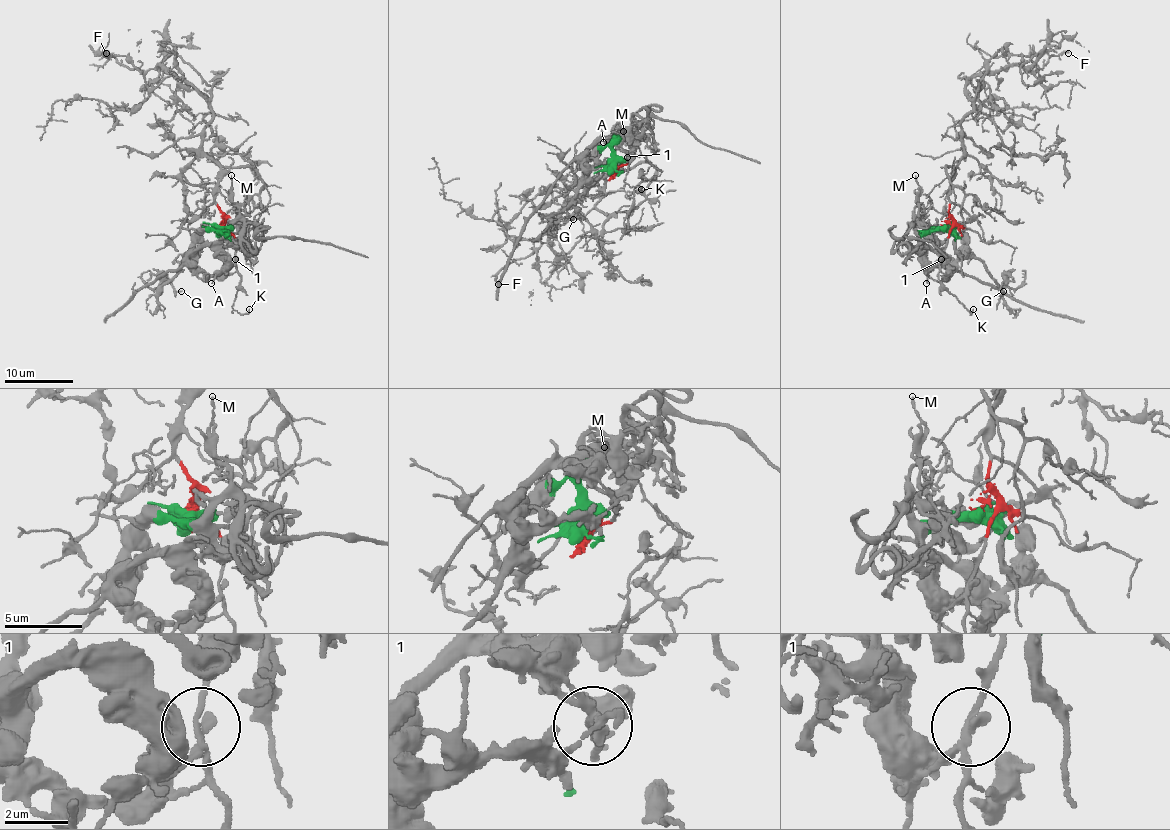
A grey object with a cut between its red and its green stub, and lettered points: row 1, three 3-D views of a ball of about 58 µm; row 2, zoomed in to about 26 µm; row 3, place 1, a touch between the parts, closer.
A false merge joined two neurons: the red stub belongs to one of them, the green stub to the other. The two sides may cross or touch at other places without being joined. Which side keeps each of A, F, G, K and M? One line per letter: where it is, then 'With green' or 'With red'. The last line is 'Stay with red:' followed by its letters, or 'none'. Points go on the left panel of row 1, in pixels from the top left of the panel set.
A: Place: (211, 283). With green
F: Place: (106, 53). With red
G: Place: (181, 291). With green
K: Place: (249, 309). With red
M: Place: (231, 175). With green
Stay with red: F, K

